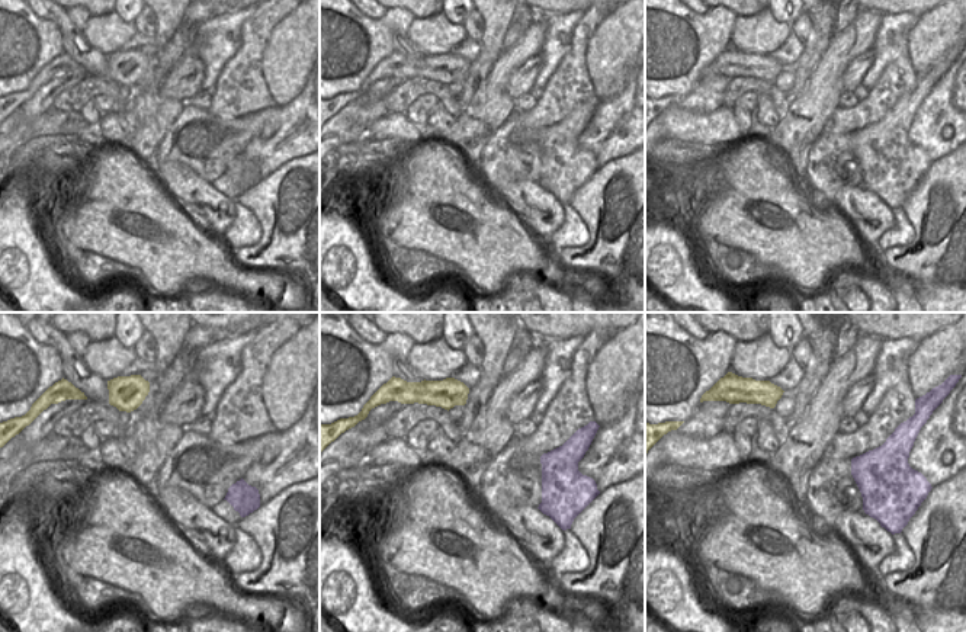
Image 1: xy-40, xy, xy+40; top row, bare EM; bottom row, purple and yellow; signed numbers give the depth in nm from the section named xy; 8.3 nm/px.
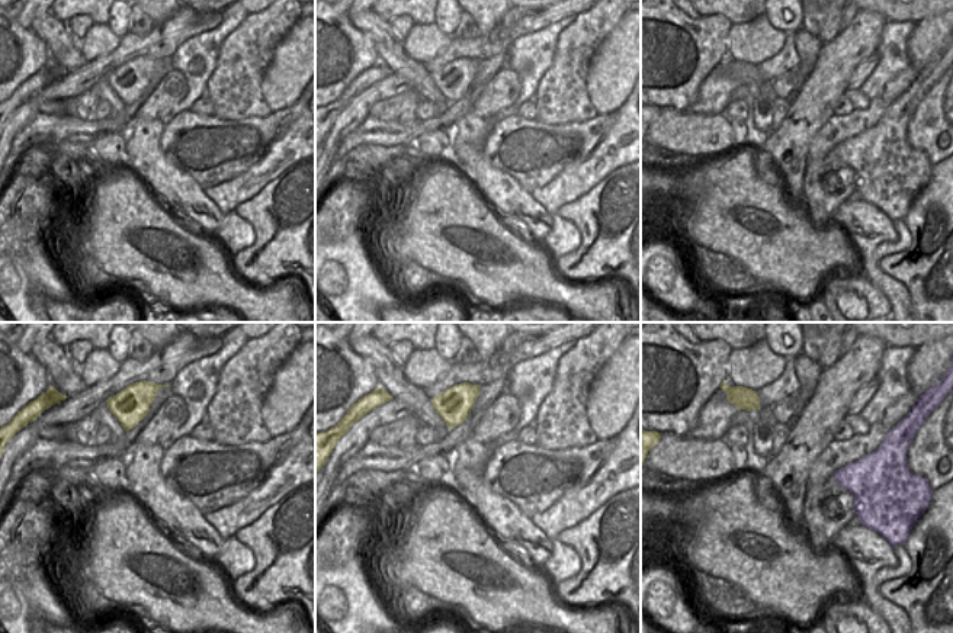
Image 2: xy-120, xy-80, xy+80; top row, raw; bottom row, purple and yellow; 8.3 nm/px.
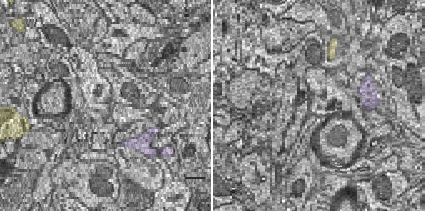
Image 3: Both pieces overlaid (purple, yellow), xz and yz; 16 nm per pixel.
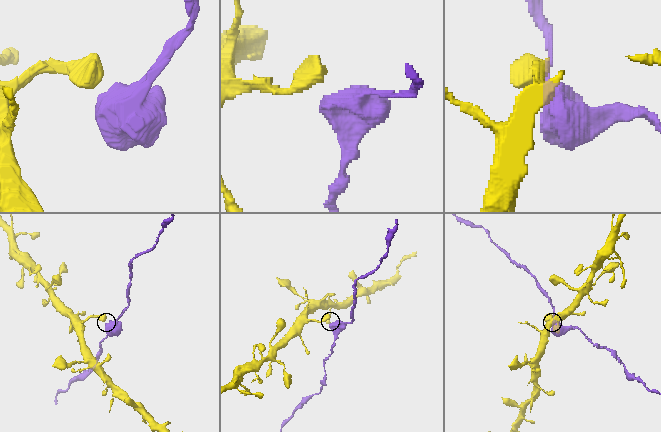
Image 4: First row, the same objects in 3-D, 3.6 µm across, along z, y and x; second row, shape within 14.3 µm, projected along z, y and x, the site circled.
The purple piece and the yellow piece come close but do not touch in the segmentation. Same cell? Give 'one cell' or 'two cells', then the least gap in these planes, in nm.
one cell | 750 nm

